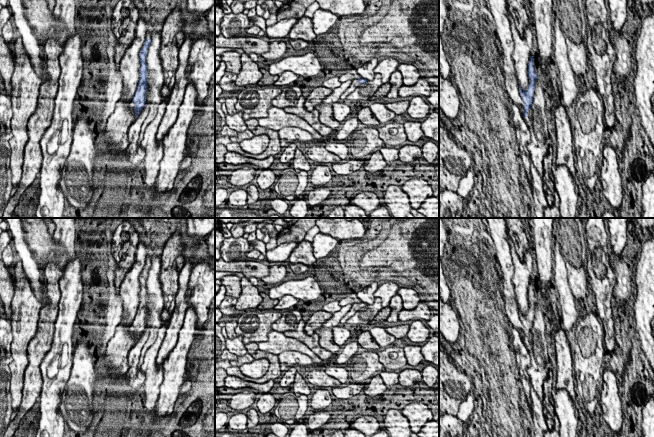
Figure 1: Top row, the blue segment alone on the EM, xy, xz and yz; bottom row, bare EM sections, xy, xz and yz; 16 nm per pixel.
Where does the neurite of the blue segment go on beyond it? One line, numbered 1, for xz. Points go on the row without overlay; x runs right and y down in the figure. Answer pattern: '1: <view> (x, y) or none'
1: xz (355, 307)

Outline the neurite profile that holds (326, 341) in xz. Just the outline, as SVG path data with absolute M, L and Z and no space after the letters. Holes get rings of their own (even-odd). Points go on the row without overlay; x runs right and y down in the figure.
M320 328L315 330L315 333L319 335L319 344L323 349L330 351L334 355L341 350L341 347L334 343L332 329Z

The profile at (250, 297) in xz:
M246 277L241 278L240 284L242 290L237 298L236 310L245 311L246 309L257 308L263 300L257 287Z

